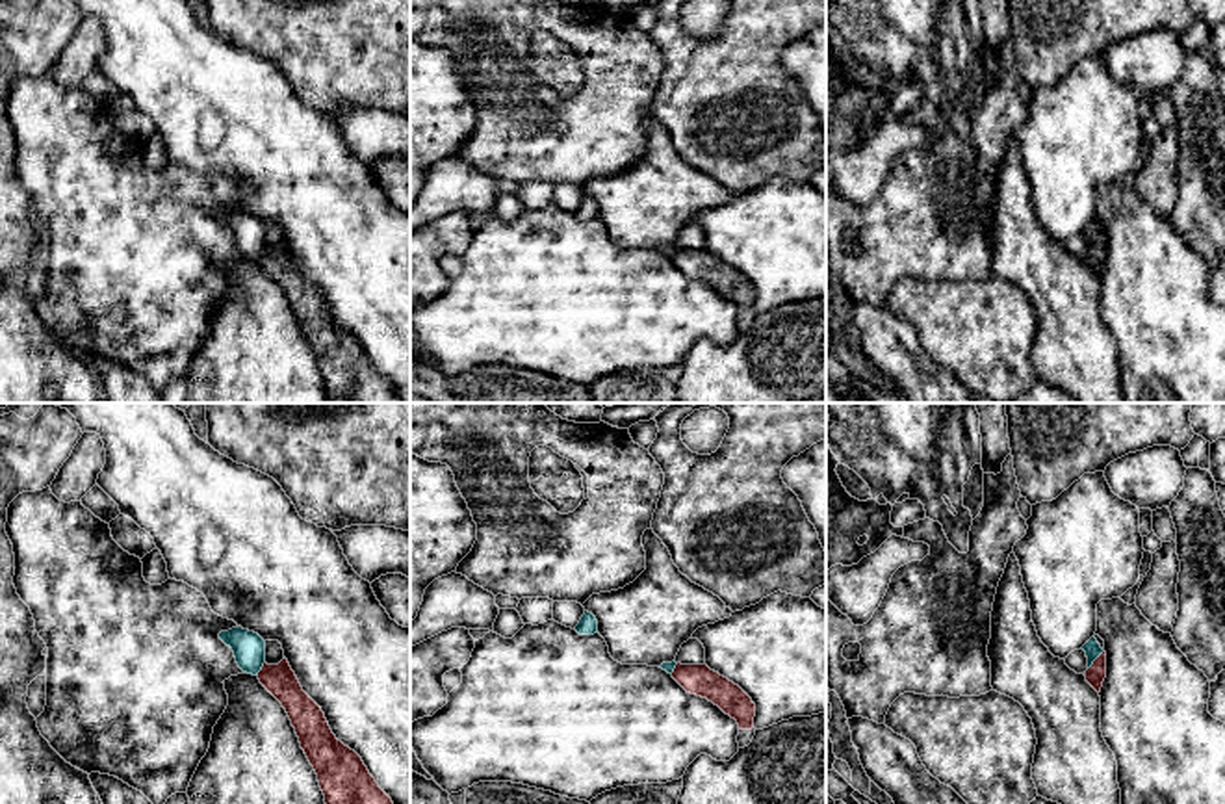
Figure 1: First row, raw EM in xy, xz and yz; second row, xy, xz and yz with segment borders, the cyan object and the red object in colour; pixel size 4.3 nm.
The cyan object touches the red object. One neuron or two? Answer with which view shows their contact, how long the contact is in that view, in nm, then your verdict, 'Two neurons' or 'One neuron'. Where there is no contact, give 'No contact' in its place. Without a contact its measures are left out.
Touches cyan in yz. Shared border 110 nm. Two neurons

